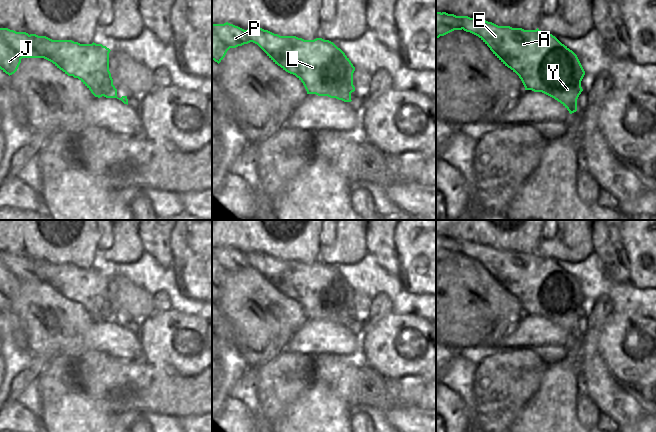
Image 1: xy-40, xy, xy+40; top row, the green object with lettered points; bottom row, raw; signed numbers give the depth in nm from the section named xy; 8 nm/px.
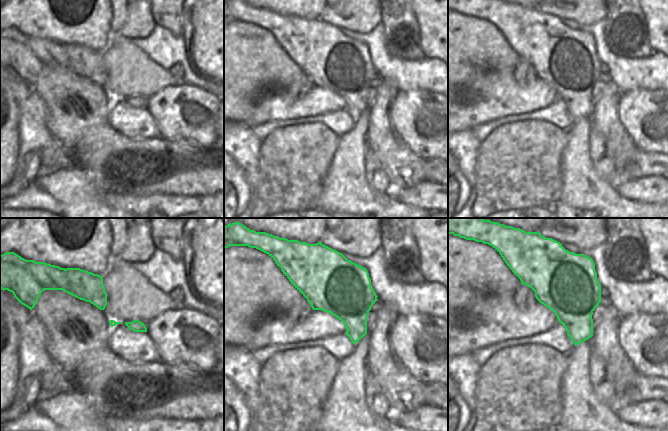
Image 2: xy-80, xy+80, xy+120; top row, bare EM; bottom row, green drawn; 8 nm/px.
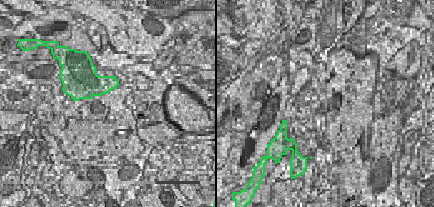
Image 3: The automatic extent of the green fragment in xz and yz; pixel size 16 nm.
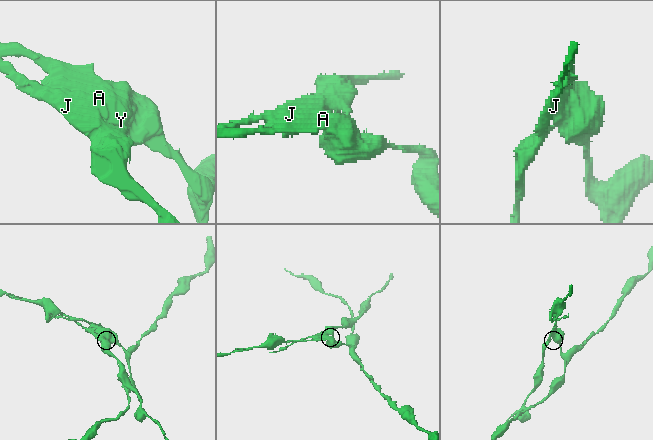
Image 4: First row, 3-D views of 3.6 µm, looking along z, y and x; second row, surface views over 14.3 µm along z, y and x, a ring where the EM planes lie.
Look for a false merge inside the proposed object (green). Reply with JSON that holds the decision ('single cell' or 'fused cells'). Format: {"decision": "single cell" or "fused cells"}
{"decision": "fused cells"}

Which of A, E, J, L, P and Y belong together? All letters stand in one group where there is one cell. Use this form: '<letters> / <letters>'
A E L Y / J P

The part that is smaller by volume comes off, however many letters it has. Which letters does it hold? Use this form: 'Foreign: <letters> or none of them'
Foreign: J, P

